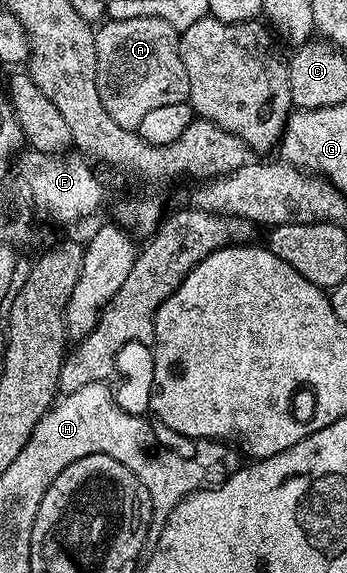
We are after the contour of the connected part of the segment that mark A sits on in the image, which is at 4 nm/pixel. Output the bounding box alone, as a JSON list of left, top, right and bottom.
[96,20,190,130]

